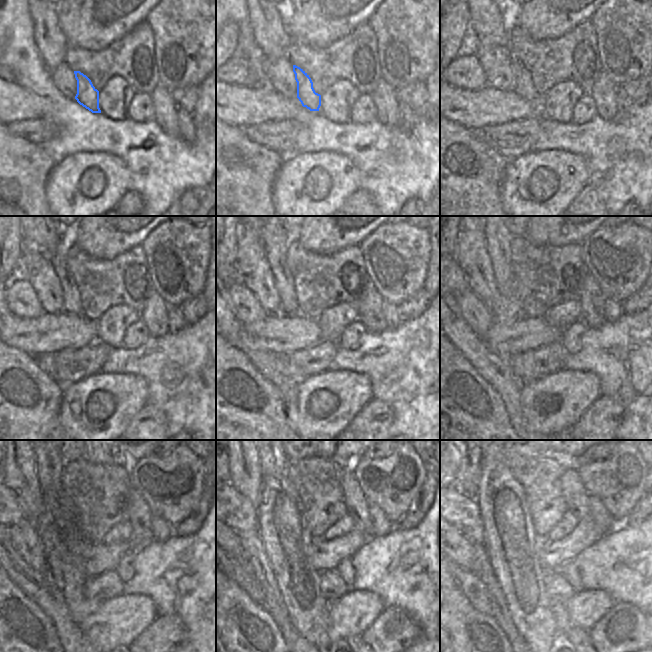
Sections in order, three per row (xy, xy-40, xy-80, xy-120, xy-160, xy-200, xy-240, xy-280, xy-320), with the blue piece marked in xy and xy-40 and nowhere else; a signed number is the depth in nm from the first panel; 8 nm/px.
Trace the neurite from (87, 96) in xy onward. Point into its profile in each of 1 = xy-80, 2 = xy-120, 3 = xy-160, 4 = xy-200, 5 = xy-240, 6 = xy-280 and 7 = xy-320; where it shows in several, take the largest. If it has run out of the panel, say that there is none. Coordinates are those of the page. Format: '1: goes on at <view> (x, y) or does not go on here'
1: goes on at xy-80 (524, 87)
2: goes on at xy-120 (71, 300)
3: goes on at xy-160 (273, 236)
4: goes on at xy-200 (498, 238)
5: goes on at xy-240 (49, 461)
6: goes on at xy-280 (273, 460)
7: goes on at xy-320 (502, 460)

